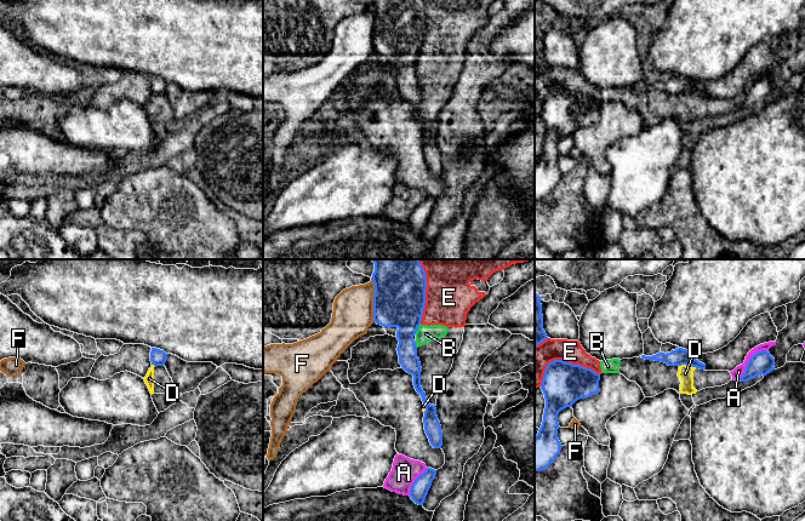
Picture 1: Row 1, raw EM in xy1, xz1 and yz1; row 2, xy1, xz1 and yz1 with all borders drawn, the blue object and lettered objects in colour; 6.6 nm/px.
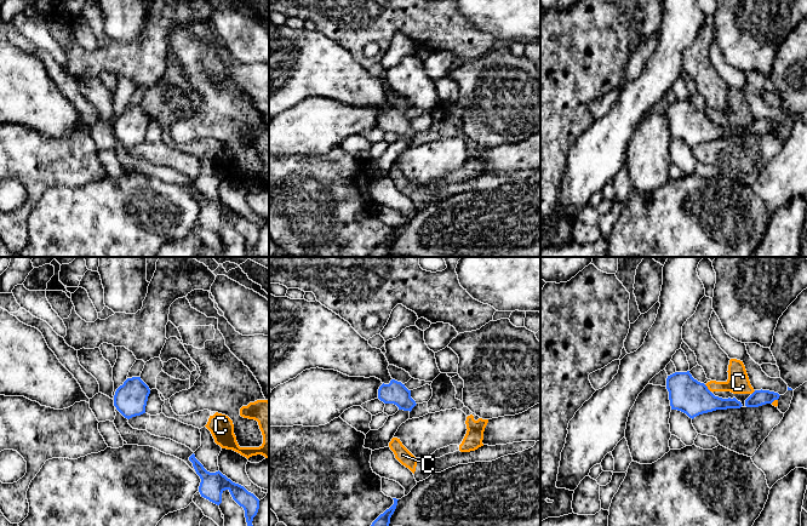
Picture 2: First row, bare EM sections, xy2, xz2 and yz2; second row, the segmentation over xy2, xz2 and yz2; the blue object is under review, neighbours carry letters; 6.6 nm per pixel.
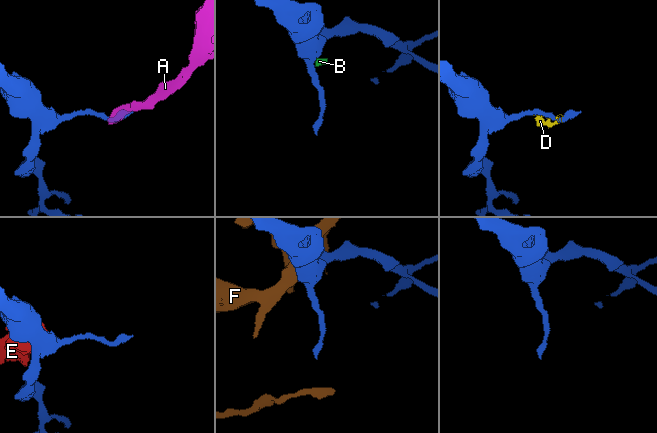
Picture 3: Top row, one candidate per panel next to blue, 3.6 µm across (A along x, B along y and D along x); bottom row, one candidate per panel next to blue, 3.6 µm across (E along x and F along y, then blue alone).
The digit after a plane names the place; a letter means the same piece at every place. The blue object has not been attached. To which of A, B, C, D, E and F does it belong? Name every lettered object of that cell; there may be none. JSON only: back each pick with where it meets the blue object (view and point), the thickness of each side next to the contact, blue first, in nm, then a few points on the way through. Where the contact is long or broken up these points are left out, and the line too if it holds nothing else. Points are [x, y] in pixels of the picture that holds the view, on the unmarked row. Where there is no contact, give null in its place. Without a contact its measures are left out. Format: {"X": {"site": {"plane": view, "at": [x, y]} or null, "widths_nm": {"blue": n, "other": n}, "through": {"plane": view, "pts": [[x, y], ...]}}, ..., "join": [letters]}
{"join": []}

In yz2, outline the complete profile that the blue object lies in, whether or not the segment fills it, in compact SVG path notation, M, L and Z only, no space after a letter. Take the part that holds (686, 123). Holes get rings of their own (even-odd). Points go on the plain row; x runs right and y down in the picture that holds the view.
M689 99L675 101L666 107L671 138L686 142L689 147L716 138L740 137L736 126L715 125L704 112L692 105Z

